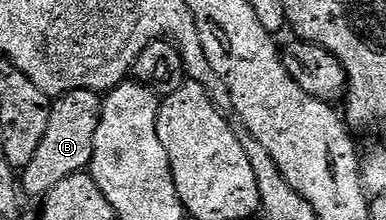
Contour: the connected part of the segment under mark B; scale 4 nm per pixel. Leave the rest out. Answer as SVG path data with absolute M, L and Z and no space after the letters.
M90 88L71 90L52 101L53 113L47 122L47 134L43 134L39 150L35 150L31 162L20 173L19 188L22 193L44 198L63 178L71 178L76 172L85 172L91 162L95 146L95 130L101 117L102 97Z

